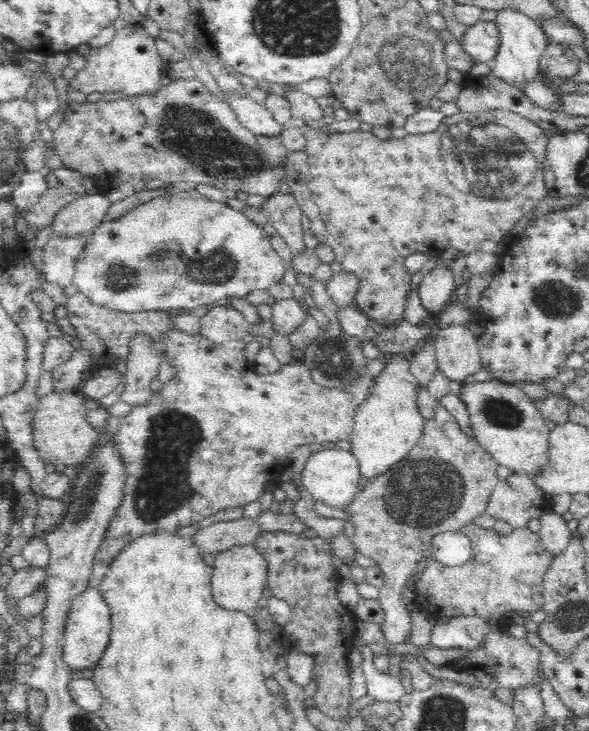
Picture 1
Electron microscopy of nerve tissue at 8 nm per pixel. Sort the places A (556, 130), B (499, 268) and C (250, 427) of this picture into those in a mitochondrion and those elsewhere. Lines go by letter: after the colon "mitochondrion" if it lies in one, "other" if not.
A: other
B: other
C: other

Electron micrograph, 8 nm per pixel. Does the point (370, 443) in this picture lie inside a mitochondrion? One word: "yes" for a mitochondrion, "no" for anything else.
no

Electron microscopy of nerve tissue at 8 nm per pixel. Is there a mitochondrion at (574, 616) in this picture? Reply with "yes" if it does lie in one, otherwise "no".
yes

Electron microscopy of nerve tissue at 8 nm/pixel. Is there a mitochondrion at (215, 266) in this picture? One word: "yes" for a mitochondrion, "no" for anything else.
yes

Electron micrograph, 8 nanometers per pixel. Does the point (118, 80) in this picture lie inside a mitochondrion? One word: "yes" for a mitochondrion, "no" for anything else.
no

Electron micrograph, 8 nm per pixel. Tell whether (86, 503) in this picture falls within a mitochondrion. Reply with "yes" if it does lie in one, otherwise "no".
yes

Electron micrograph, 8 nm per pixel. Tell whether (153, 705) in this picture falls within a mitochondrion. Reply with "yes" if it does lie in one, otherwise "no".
no

